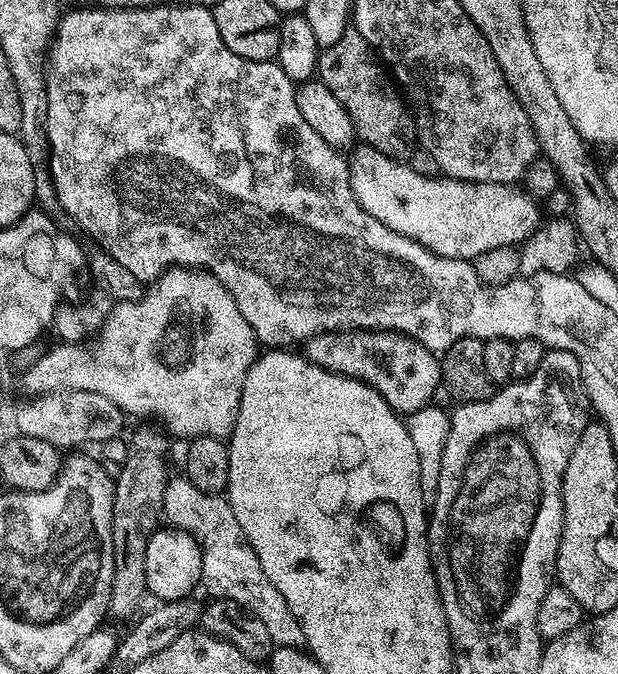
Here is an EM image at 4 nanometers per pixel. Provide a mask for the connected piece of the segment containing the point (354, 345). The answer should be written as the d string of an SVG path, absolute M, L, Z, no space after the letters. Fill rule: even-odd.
M353 331L349 334L315 336L307 341L306 348L306 355L313 364L368 384L397 414L417 412L432 403L432 395L442 382L437 353L389 331Z

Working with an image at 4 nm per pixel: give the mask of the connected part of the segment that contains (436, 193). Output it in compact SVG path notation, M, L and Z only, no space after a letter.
M367 146L357 147L351 153L348 177L354 190L354 198L358 198L366 214L378 218L382 226L390 226L390 230L411 240L417 240L434 255L445 256L451 260L472 262L476 257L486 254L486 250L494 250L497 246L523 245L525 240L535 235L542 224L540 208L536 205L539 203L527 191L519 192L519 187L511 184L475 184L469 180L422 176L416 174L408 162L392 160L386 154Z

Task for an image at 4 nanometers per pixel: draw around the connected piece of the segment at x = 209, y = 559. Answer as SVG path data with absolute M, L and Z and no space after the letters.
M183 474L173 475L165 488L163 519L173 528L181 528L183 532L190 533L200 541L202 550L202 584L208 587L208 596L212 598L223 598L238 602L254 618L258 618L265 624L266 630L270 634L273 645L278 648L304 648L304 635L300 619L286 606L286 598L274 590L270 578L262 570L254 550L248 545L248 540L244 537L242 526L238 526L238 518L234 518L234 510L228 505L227 499L223 495L215 492L203 492L198 490L188 481L188 477Z

